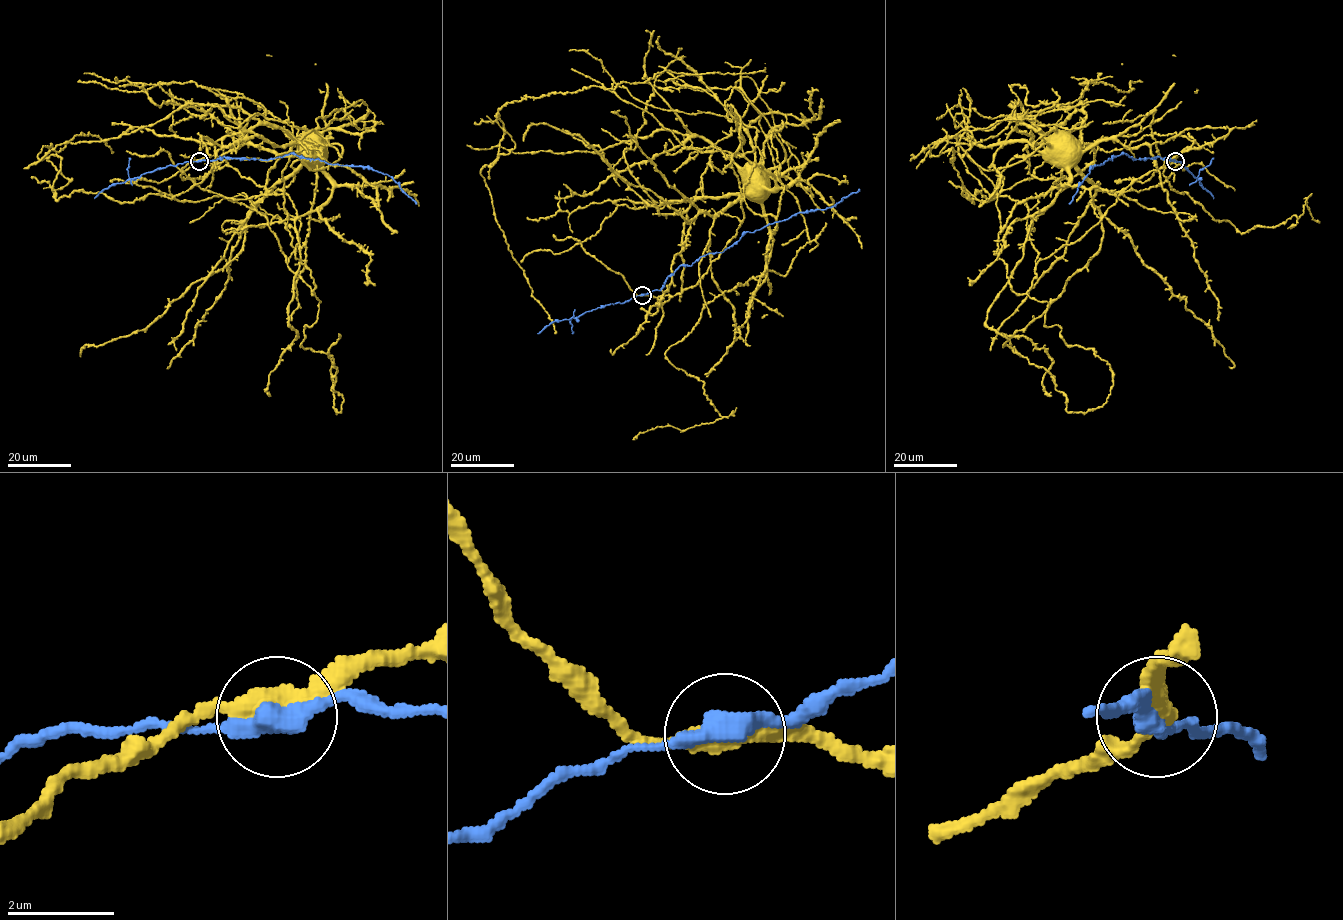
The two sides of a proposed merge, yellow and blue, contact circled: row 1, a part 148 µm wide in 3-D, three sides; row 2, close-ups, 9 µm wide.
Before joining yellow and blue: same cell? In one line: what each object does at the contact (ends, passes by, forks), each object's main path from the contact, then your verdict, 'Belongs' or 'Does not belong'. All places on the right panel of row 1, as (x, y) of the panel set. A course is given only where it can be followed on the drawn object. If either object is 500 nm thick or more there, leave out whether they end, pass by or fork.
At the ring yellow passes by. At the ring blue passes by. Course of yellow: (1175, 160), (1016, 294), (995, 185), (968, 156), (995, 170), (1055, 144). Course of blue: (1175, 160), (1159, 156), (1133, 160), (1123, 153), (1113, 156), (1092, 166), (1069, 204). Does not belong

